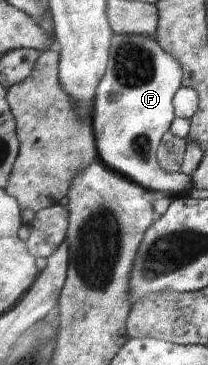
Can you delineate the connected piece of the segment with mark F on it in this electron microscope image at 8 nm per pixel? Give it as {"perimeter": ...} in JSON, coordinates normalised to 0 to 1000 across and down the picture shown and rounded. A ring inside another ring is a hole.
{"perimeter":[[[538,96],[500,227],[447,293],[462,326],[438,332],[471,430],[606,488],[736,523],[889,534],[923,515],[923,482],[856,468],[808,474],[769,458],[760,403],[841,323],[837,266],[880,222],[856,162],[769,129],[721,96]]]}

